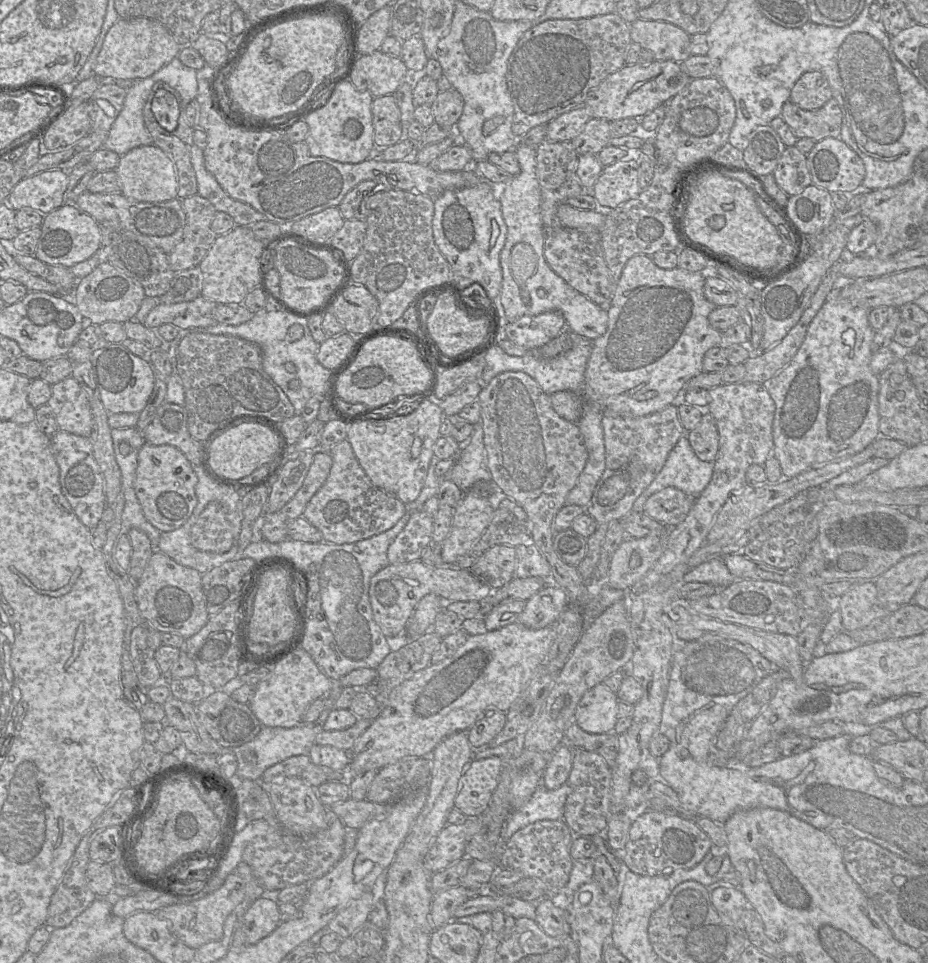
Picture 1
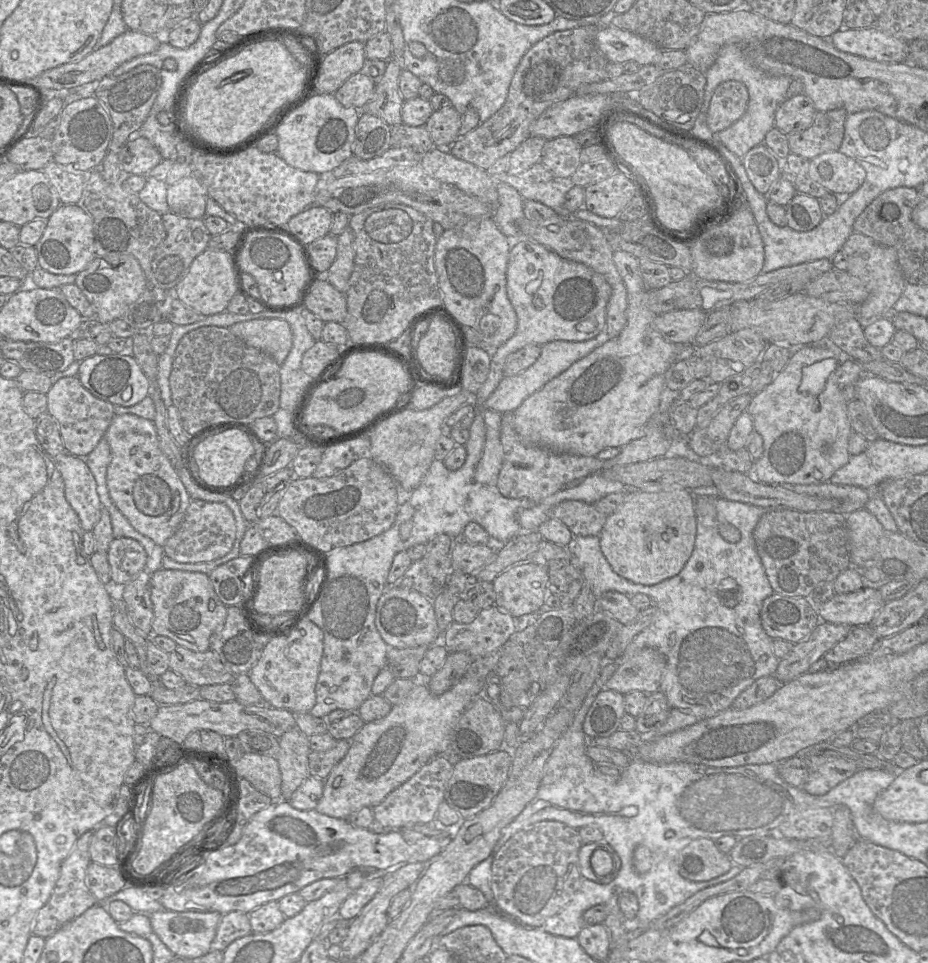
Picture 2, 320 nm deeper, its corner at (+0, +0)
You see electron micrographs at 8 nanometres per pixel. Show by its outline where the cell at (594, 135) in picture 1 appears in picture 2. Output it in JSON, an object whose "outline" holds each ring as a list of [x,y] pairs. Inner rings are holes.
{"outline":[[[574,137],[550,139],[544,146],[541,162],[552,171],[556,179],[569,180],[581,165],[581,150],[582,147]]]}

